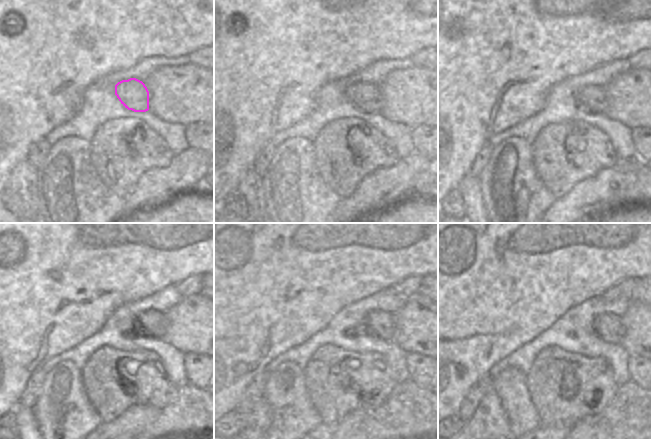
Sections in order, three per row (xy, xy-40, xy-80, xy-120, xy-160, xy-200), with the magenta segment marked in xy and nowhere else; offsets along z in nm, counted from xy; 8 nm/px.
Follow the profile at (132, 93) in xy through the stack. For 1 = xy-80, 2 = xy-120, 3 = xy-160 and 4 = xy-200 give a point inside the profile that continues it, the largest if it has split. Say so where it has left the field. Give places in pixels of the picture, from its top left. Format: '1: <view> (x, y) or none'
1: xy-80 (591, 98)
2: xy-120 (152, 323)
3: xy-160 (382, 324)
4: xy-200 (608, 326)

